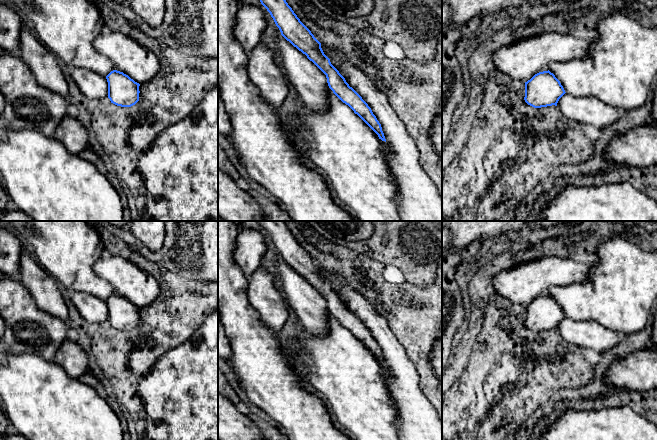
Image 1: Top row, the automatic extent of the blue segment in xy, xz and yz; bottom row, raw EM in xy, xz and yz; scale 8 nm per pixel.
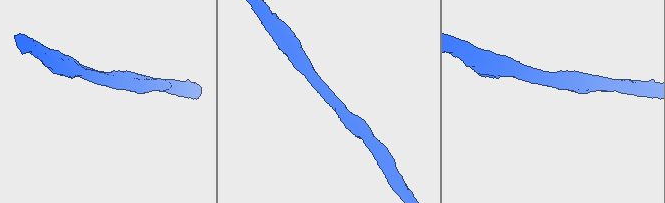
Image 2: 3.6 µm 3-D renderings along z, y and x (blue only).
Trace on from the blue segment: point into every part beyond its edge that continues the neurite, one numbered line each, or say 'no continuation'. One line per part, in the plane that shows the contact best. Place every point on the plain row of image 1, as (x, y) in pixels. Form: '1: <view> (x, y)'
1: xz (417, 419)

